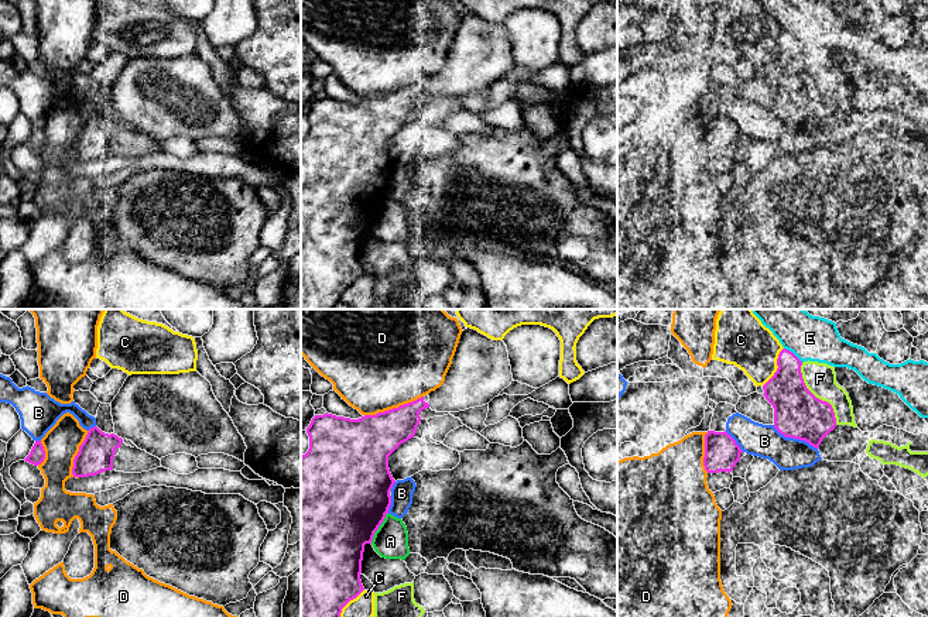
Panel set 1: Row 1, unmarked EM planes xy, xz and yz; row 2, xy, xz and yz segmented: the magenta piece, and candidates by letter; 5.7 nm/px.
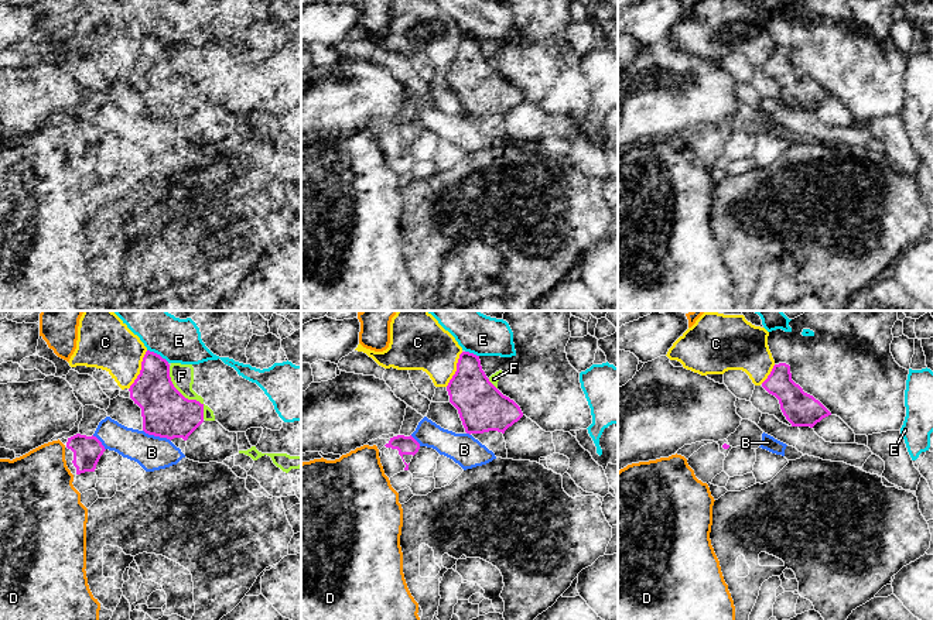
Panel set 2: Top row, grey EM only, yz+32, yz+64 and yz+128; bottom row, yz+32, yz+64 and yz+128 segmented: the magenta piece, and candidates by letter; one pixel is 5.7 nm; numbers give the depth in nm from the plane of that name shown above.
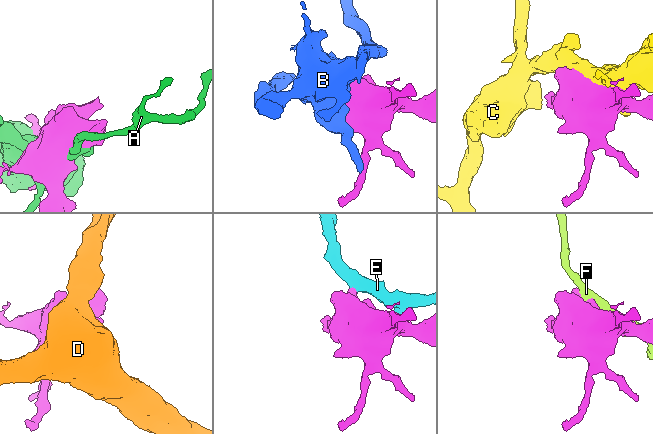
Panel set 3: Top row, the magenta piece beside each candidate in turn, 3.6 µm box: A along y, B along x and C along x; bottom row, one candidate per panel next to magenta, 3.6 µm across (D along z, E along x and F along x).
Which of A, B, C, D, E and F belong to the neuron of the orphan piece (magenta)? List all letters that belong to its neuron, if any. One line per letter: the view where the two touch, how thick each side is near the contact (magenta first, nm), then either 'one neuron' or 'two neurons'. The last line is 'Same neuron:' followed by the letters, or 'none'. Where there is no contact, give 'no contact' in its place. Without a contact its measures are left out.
A: contact in xz; calibres 500 and 200 nm; two neurons
B: contact in yz; calibres 280 and 190 nm; two neurons
C: contact in yz; calibres 240 and 280 nm; two neurons
D: contact in xz; calibres 280 and 500 nm; two neurons
E: contact in yz; calibres 220 and 260 nm; two neurons
F: contact in yz; calibres 280 and 180 nm; two neurons
Same neuron: none

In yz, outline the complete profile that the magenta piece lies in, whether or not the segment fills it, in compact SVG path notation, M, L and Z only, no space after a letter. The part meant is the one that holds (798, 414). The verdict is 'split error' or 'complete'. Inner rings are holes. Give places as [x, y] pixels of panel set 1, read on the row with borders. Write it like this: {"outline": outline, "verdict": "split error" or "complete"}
{"outline": "M783 349L777 366L774 376L763 385L763 395L774 408L774 428L785 438L805 441L818 449L836 426L833 408L807 388L802 361L792 352Z", "verdict": "complete"}

